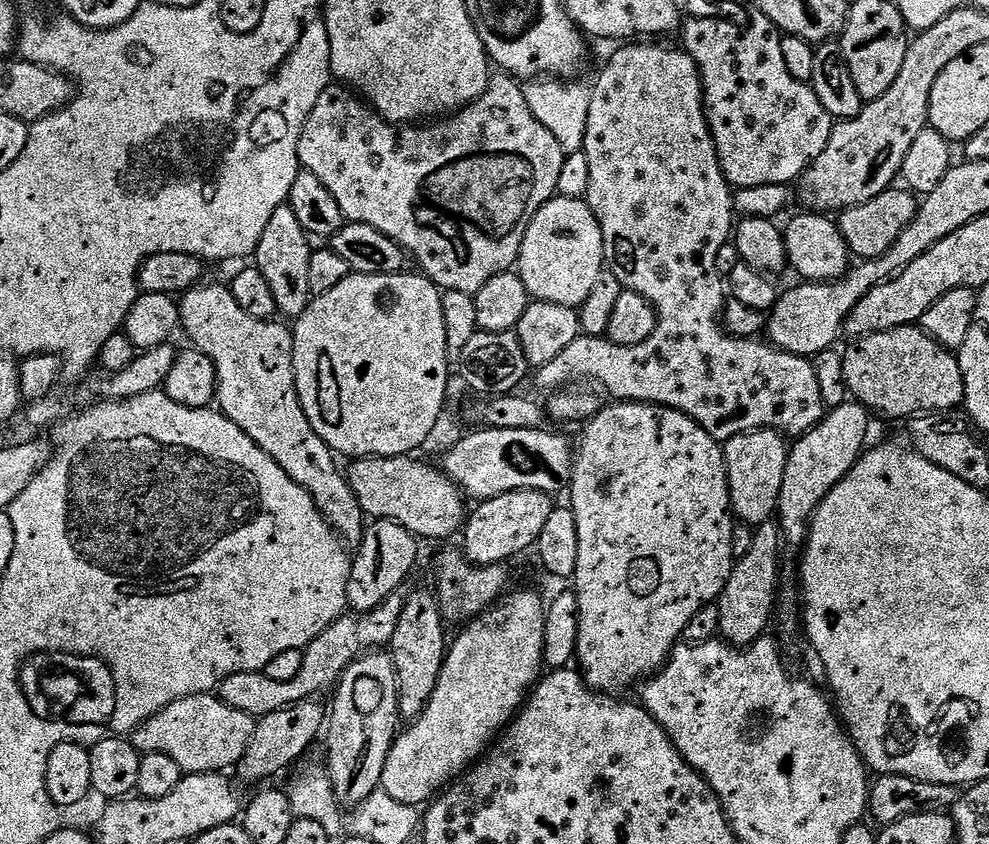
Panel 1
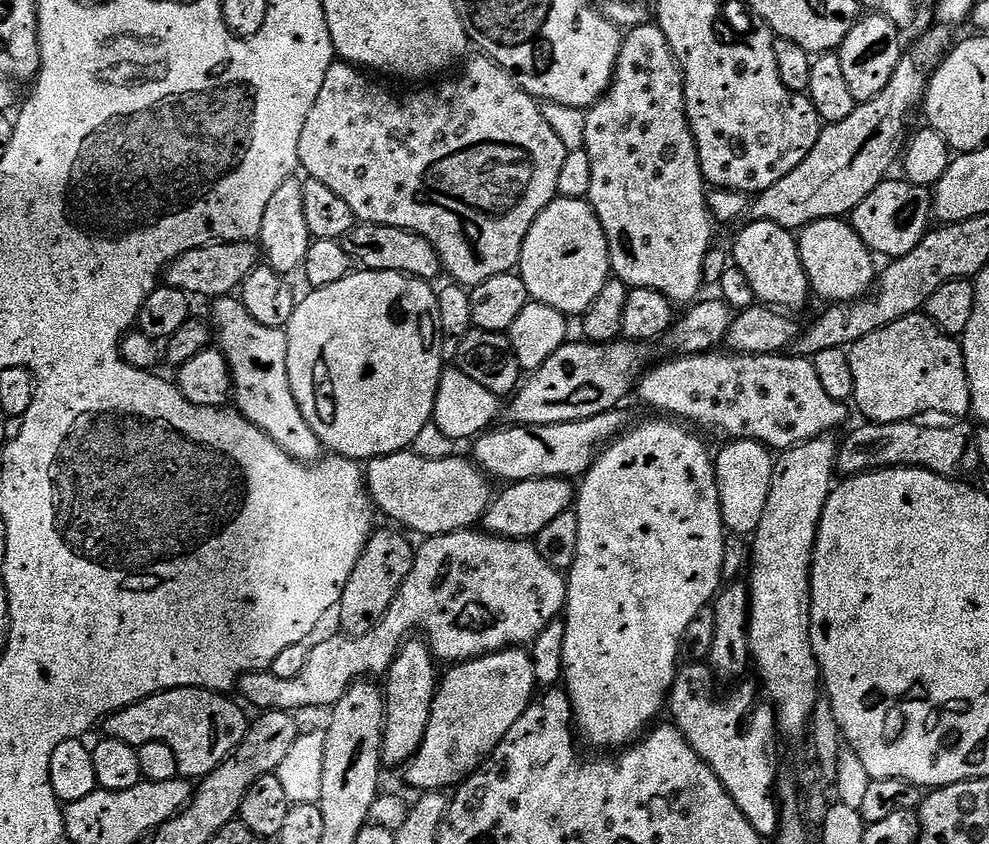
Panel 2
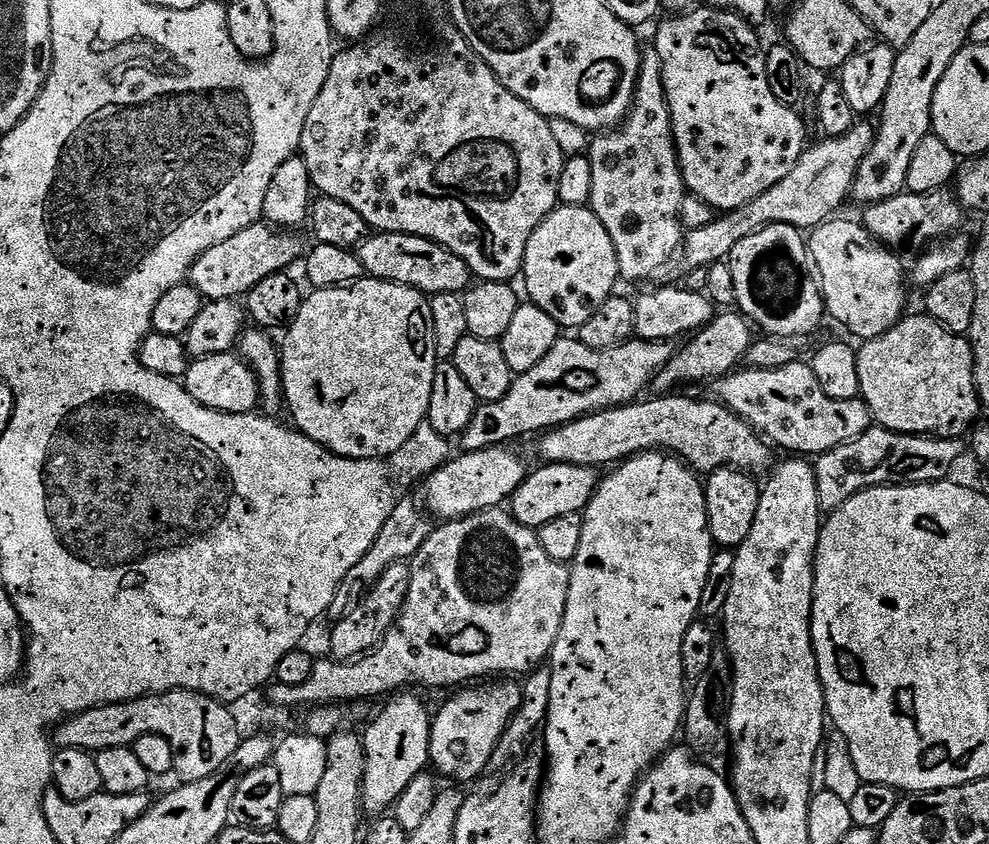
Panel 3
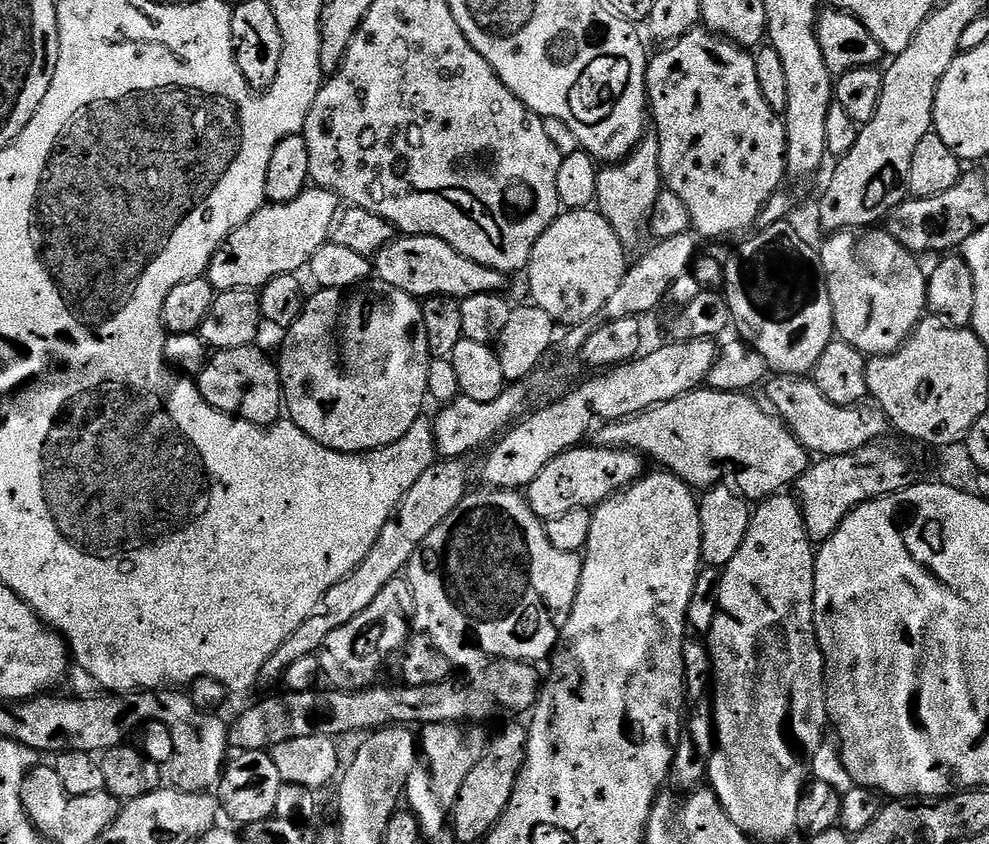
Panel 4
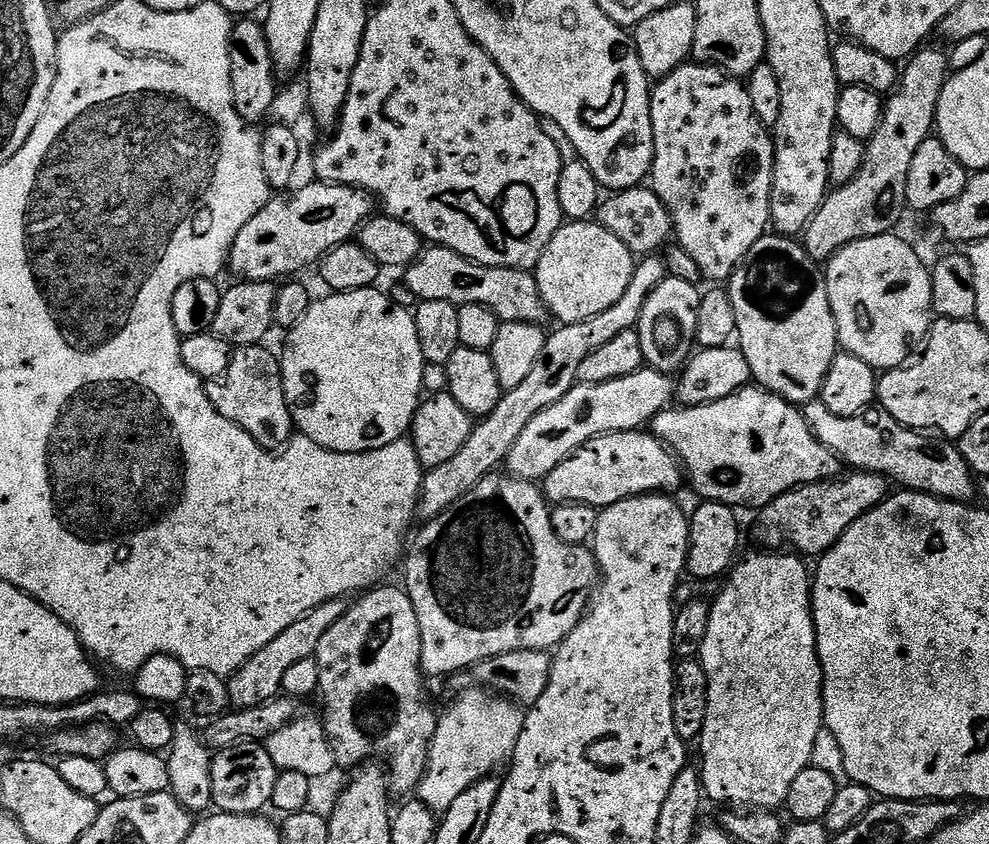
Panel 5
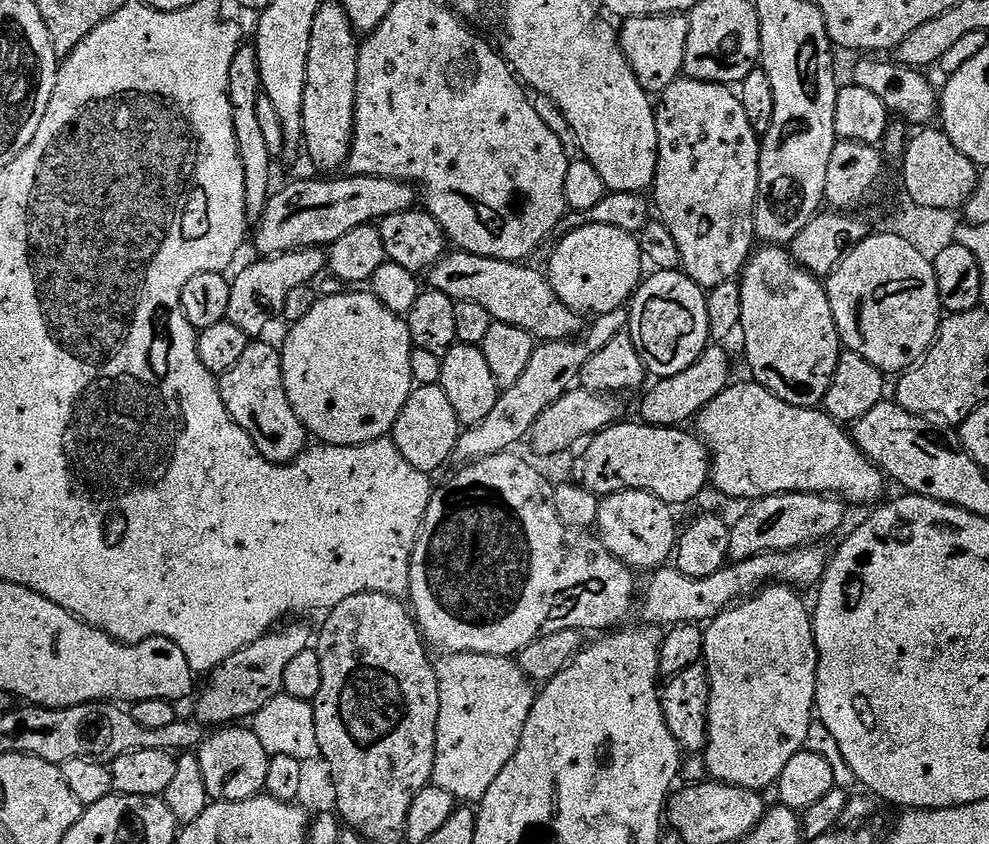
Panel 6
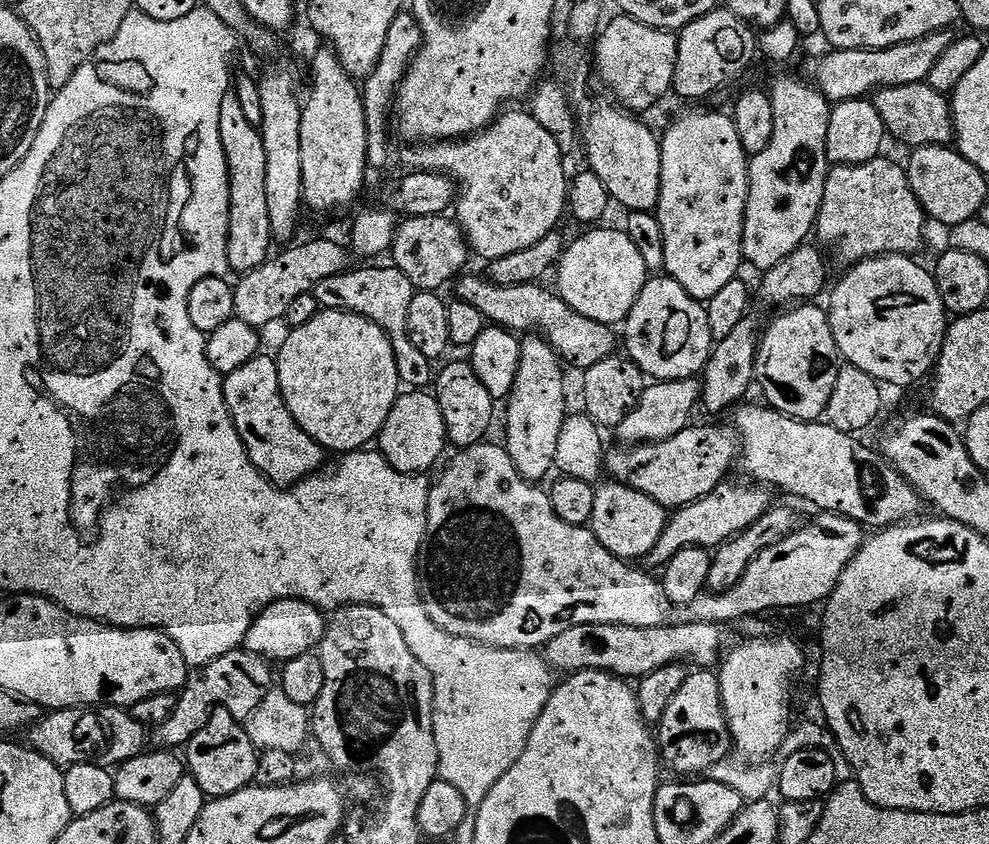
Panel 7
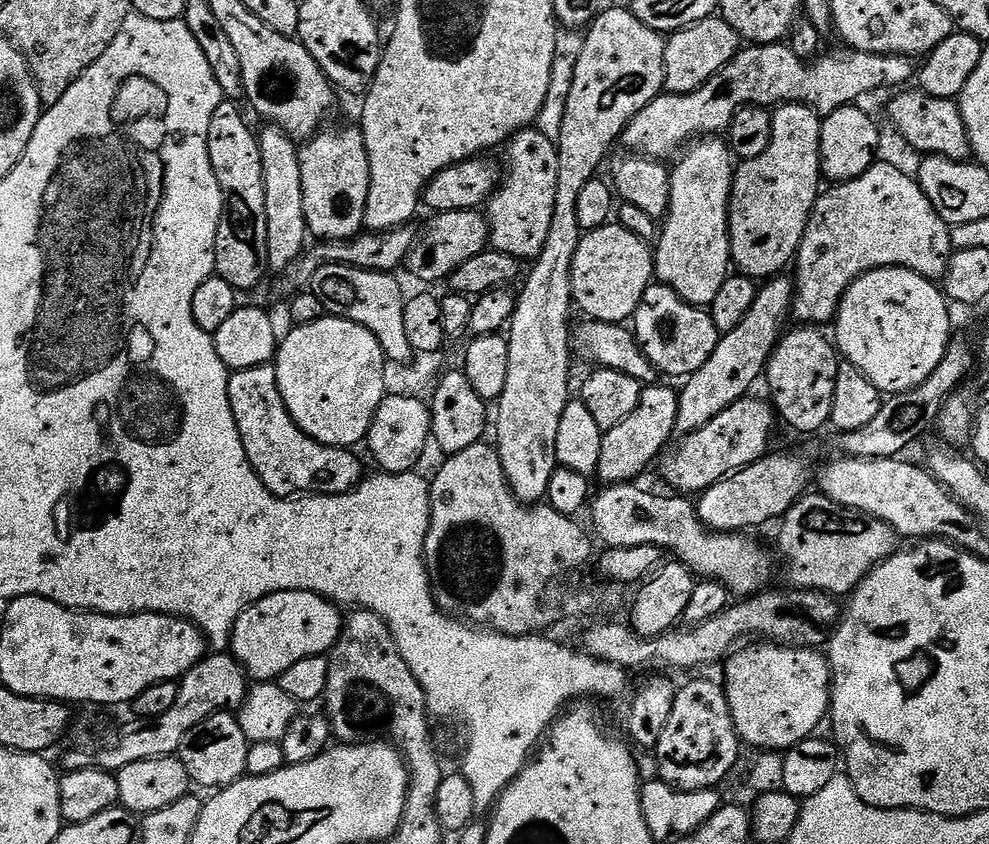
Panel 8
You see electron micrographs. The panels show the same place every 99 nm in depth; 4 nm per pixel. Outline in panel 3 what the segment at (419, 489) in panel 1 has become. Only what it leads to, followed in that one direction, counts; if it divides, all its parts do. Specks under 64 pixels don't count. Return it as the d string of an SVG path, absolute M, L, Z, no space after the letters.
M501 446L477 452L464 452L449 460L437 472L427 477L429 508L427 511L433 517L441 516L439 519L447 522L460 520L463 516L487 508L499 508L505 502L511 501L518 486L522 486L526 467L524 468L523 458L510 449L511 447Z

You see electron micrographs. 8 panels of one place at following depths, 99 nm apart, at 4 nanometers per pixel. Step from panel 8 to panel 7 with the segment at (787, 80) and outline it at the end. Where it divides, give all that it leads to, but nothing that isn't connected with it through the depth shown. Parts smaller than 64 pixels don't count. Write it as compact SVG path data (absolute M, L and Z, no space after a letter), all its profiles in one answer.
M951 31L926 34L914 42L902 42L889 48L859 48L858 50L828 50L828 53L816 64L814 83L820 92L833 105L847 100L859 100L875 93L881 88L910 86L927 81L934 62L946 54L954 39Z

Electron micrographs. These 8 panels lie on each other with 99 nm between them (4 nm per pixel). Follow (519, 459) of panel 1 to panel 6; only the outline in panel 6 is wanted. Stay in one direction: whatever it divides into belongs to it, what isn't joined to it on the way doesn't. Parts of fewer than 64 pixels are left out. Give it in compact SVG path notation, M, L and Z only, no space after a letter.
M755 382L736 384L724 389L718 398L705 406L695 417L695 431L703 440L710 457L710 480L724 496L732 500L755 502L768 496L785 496L788 492L831 494L845 505L872 504L876 506L885 499L886 477L875 464L860 452L855 439L848 436L843 427L832 420L827 412L814 408L794 408L770 394Z

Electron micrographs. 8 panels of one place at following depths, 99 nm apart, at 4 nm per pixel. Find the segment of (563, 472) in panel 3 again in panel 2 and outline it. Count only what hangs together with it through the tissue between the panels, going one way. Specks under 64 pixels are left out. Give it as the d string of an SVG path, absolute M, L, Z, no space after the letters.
M518 480L507 485L504 493L497 495L492 503L488 505L482 521L483 531L500 536L503 540L527 540L531 541L549 522L558 518L558 514L569 511L574 504L574 488L567 480Z

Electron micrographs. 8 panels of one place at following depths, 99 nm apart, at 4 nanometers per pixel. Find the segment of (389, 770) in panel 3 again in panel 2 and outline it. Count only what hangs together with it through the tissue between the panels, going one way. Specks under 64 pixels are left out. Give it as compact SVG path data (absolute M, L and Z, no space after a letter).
M409 638L400 645L396 661L388 667L386 681L386 703L384 706L384 741L380 754L385 765L407 765L412 755L422 746L426 726L430 722L432 700L436 696L438 661L431 648L420 638Z

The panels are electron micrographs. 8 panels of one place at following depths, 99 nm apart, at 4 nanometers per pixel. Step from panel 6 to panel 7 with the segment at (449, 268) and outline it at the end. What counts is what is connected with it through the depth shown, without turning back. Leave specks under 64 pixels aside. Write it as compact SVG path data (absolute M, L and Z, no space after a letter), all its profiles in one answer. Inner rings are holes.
M464 274L455 281L455 299L470 302L474 310L484 315L485 321L507 328L517 334L539 333L548 345L556 351L565 365L573 364L577 370L583 370L610 358L618 348L618 336L609 325L594 322L586 314L578 314L555 291L547 292L540 284L523 284L522 286L504 286L493 280L480 276ZM617 344L617 348L616 348Z

